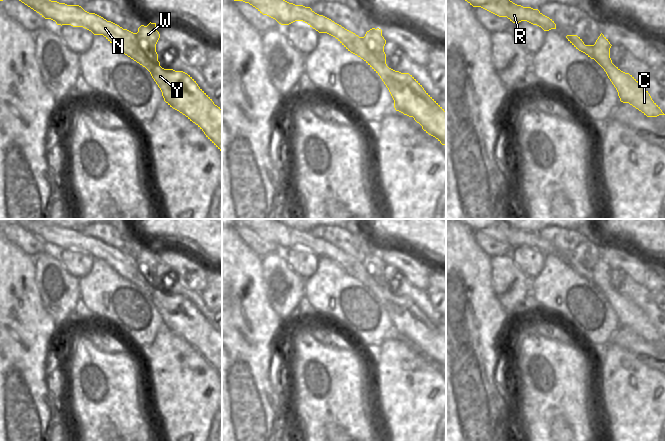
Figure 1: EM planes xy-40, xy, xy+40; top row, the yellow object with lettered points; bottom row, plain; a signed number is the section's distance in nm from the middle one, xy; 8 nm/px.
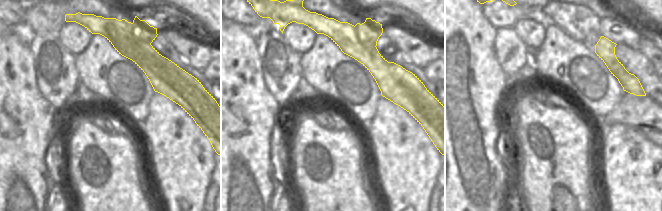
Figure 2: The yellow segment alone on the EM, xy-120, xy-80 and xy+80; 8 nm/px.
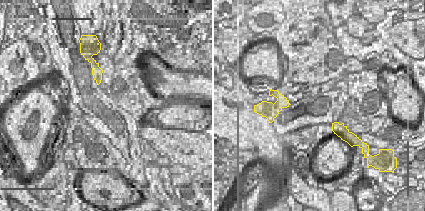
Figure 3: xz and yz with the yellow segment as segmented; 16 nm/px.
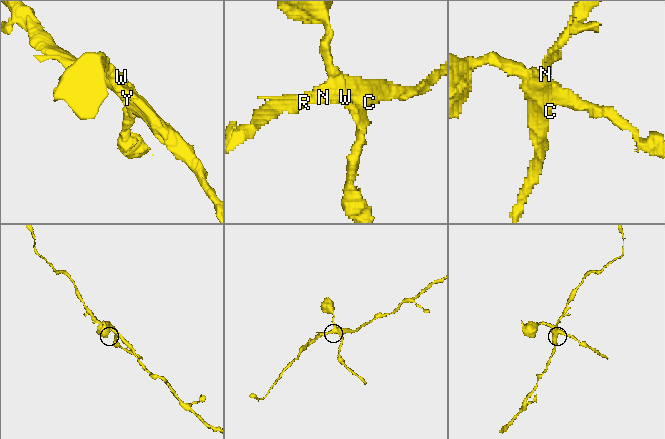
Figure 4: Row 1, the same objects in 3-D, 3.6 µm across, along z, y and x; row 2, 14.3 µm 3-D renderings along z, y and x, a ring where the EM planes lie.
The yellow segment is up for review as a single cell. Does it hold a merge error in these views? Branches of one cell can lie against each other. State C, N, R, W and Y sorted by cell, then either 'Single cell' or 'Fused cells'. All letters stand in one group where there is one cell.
Groups: C N R Y / W. Fused cells.

